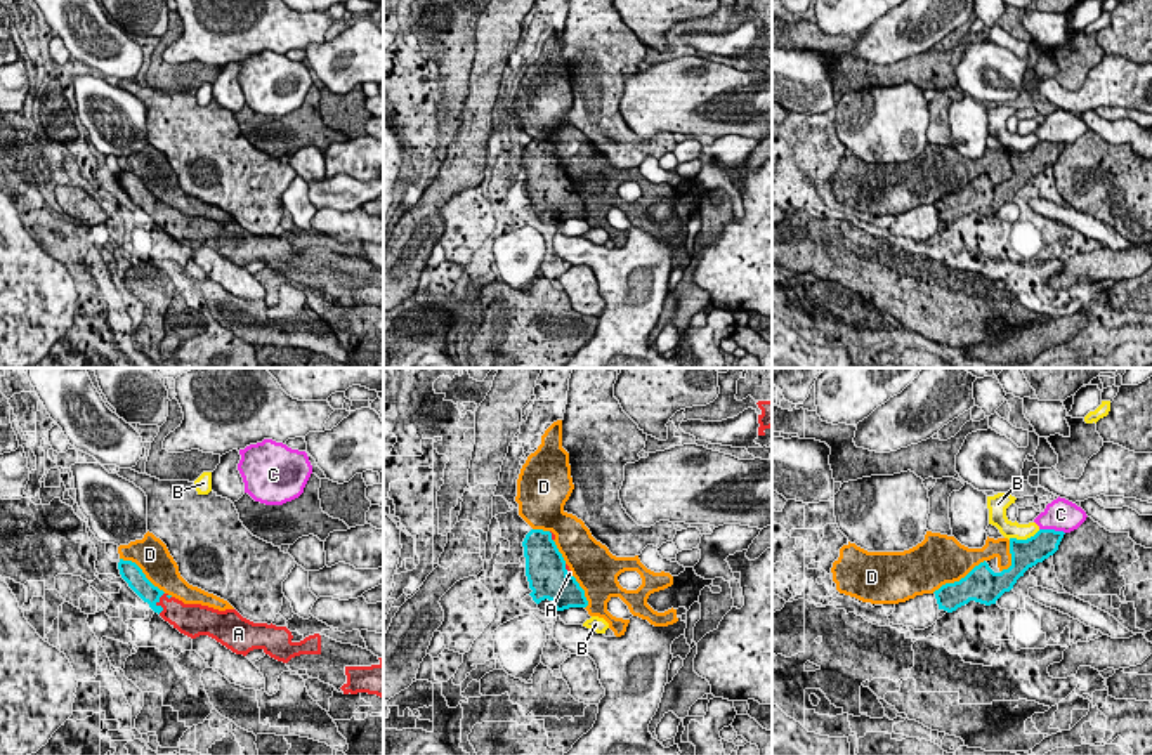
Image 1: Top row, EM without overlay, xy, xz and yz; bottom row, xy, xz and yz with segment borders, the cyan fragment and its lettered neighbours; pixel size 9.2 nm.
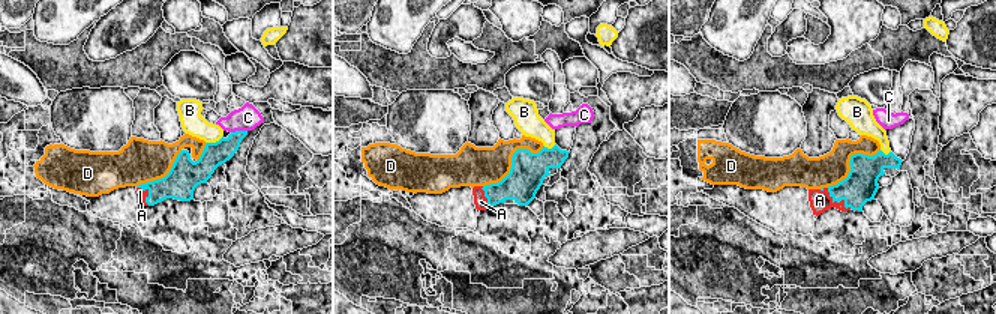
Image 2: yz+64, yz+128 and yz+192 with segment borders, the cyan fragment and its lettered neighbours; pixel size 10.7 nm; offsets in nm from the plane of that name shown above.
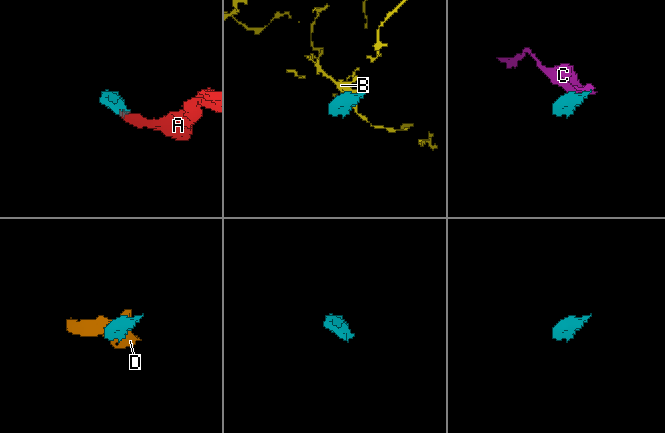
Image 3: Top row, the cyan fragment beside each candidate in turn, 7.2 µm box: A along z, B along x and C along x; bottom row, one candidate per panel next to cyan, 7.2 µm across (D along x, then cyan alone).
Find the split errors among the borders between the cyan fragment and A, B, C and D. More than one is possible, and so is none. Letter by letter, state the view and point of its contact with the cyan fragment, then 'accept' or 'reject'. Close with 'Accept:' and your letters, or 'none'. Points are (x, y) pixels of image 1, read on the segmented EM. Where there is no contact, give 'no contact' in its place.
A: xy (158, 601) | accept
B: yz (1024, 540) | reject
C: yz (1052, 530) | reject
D: yz (960, 580) | reject
Accept: A

